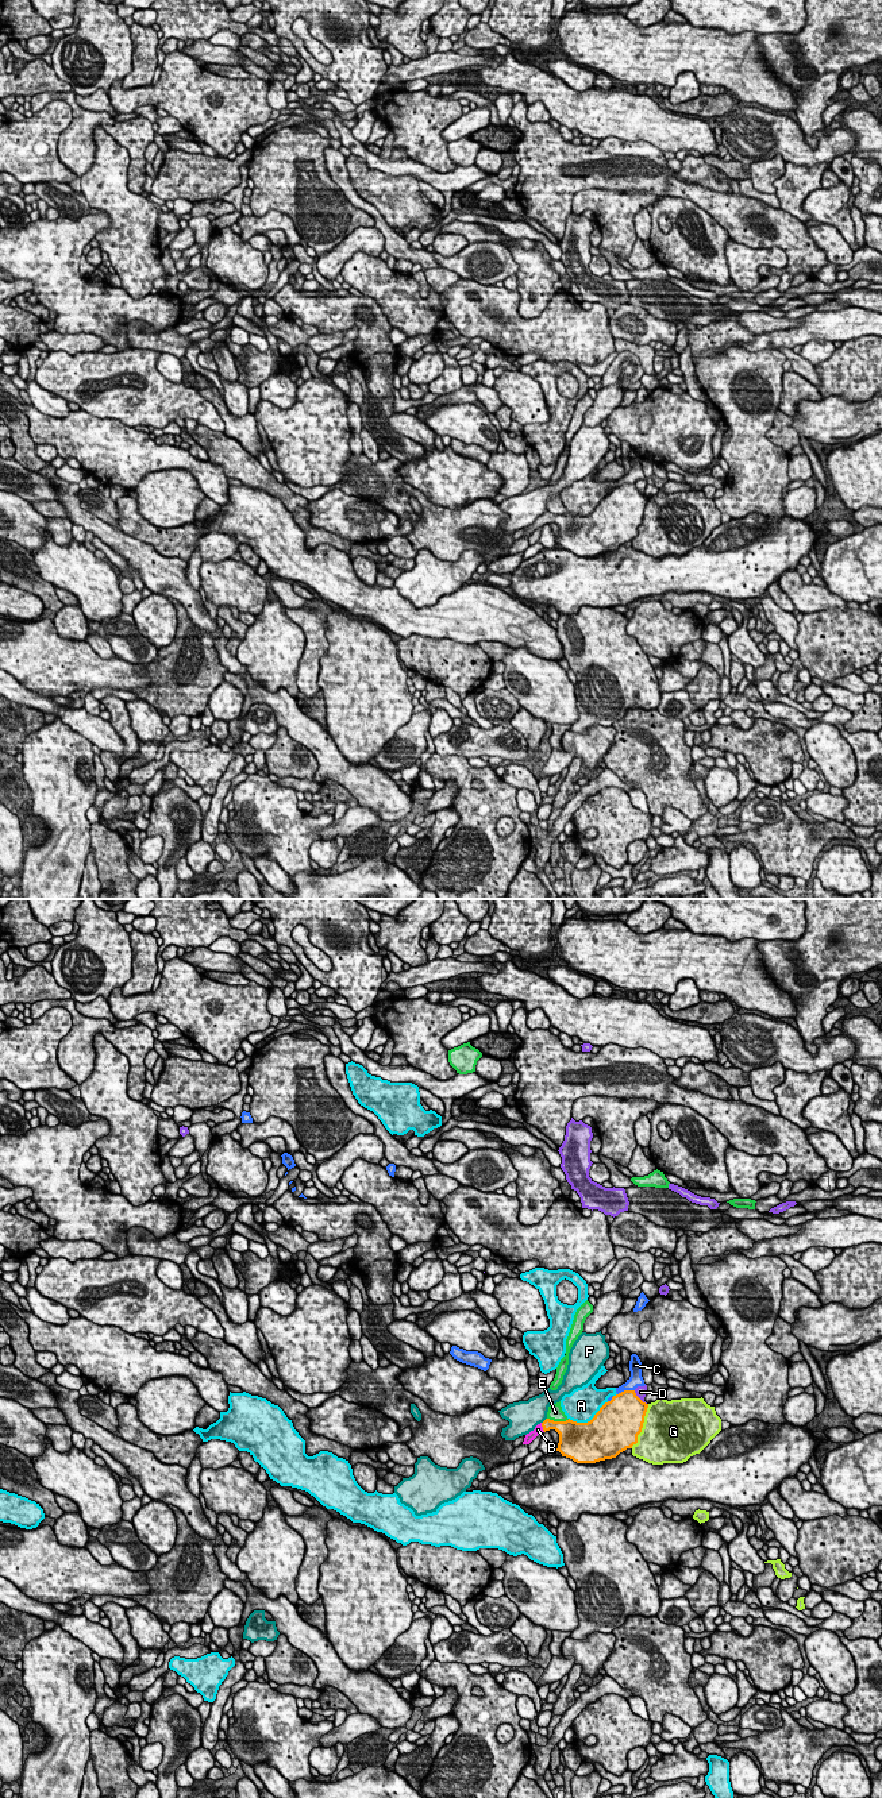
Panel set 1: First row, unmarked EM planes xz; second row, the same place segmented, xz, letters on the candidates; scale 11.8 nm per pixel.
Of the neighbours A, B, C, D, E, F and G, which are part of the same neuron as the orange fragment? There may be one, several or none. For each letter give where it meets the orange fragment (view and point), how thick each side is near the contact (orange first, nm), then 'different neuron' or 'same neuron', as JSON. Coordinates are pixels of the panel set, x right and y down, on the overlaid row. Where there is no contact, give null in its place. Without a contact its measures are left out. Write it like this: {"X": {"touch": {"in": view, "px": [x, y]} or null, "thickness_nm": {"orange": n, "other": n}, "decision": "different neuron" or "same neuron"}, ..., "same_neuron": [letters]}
{"A": {"touch": {"in": "xz", "px": [590, 1420]}, "thickness_nm": {"orange": 500, "other": 400}, "decision": "different neuron"}, "B": {"touch": {"in": "xz", "px": [542, 1426]}, "thickness_nm": {"orange": 160, "other": 100}, "decision": "same neuron"}, "C": {"touch": {"in": "xz", "px": [626, 1391]}, "thickness_nm": {"orange": 460, "other": 160}, "decision": "different neuron"}, "D": {"touch": {"in": "xz", "px": [638, 1397]}, "thickness_nm": {"orange": 480, "other": 130}, "decision": "different neuron"}, "E": {"touch": {"in": "xz", "px": [558, 1422]}, "thickness_nm": {"orange": 360, "other": 170}, "decision": "different neuron"}, "F": {"touch": {"in": "xz", "px": [545, 1420]}, "thickness_nm": {"orange": 180, "other": 360}, "decision": "different neuron"}, "G": {"touch": {"in": "xz", "px": [642, 1426]}, "thickness_nm": {"orange": 500, "other": 480}, "decision": "different neuron"}, "same_neuron": ["B"]}

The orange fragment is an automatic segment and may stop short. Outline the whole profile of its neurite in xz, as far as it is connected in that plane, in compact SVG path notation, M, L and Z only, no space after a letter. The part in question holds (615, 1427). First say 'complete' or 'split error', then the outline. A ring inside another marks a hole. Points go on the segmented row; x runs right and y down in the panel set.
split error; M624 1390L605 1402L588 1423L546 1419L525 1435L529 1444L538 1435L555 1429L559 1434L556 1451L577 1463L596 1463L616 1458L638 1443L648 1404L635 1390Z

